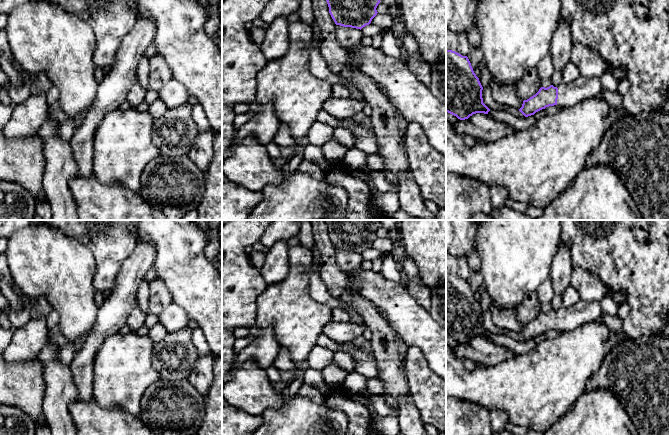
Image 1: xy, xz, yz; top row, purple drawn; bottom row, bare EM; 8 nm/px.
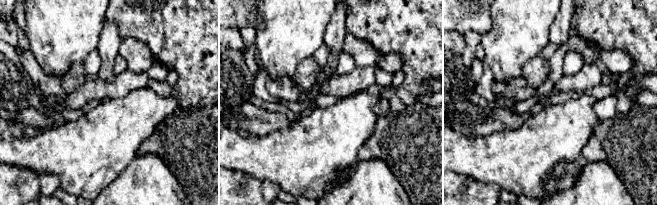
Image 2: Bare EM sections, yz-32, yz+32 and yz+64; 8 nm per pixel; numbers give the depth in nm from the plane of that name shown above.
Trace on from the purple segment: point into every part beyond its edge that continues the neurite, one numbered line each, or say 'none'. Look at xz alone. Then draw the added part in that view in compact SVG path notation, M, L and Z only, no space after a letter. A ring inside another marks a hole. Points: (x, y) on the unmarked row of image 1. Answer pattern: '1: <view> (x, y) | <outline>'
none

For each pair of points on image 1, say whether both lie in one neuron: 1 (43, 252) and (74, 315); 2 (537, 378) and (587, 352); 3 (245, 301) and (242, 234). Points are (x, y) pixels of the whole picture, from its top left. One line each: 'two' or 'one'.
1: one
2: one
3: one

